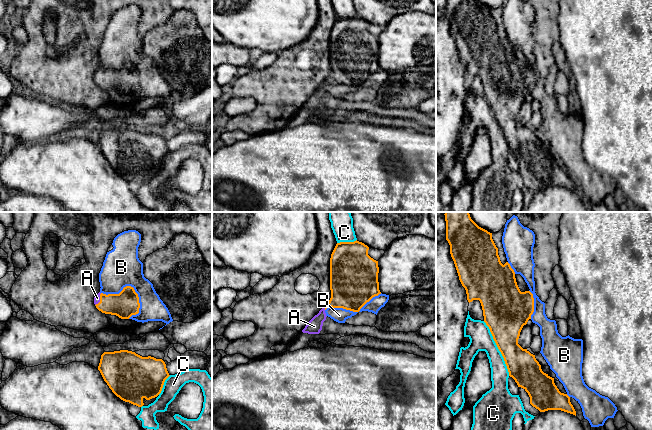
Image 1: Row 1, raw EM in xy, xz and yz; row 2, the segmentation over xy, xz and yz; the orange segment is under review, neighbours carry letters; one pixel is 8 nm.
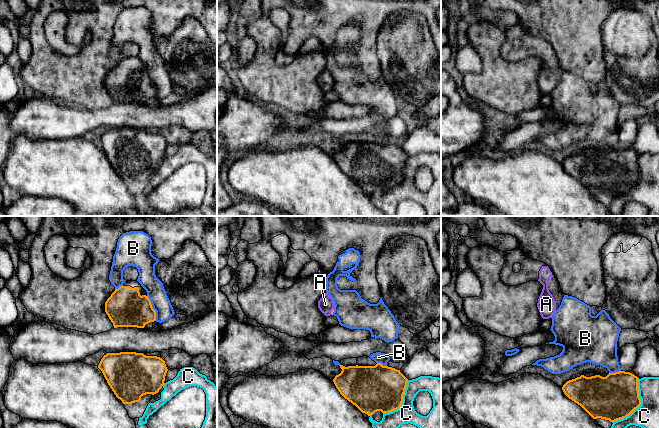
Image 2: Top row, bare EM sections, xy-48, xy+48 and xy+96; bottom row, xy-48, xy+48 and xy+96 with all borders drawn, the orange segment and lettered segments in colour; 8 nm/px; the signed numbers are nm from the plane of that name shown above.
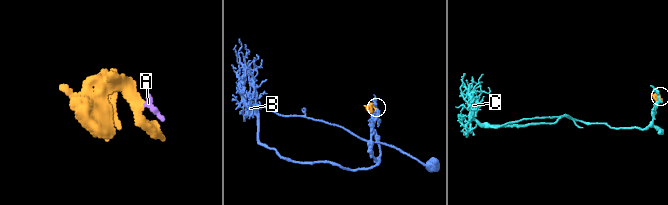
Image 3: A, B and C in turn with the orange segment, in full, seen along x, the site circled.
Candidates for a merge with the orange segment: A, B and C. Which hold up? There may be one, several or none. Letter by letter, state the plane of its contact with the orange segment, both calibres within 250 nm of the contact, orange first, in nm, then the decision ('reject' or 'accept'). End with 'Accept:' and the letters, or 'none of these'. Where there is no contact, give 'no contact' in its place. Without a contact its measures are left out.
A: contact in xy; calibres 200 and 50 nm; accept
B: contact in xy; calibres 200 and 300 nm; reject
C: contact in yz; calibres 300 and 190 nm; reject
Accept: A

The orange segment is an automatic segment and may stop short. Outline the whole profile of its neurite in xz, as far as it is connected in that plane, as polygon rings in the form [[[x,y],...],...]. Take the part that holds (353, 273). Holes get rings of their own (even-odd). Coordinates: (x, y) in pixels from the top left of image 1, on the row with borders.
[[[340,242],[337,243],[330,258],[330,290],[331,298],[326,307],[323,307],[302,330],[308,334],[338,334],[341,337],[350,335],[367,335],[381,340],[394,342],[406,342],[416,344],[419,348],[427,352],[436,352],[436,343],[429,340],[428,337],[420,335],[418,332],[384,332],[376,327],[354,326],[347,323],[338,323],[328,317],[325,310],[328,307],[343,308],[353,312],[359,312],[360,309],[373,297],[381,294],[378,282],[378,261],[368,255],[369,247],[362,242]]]

